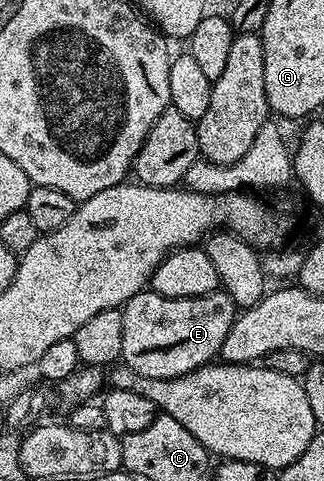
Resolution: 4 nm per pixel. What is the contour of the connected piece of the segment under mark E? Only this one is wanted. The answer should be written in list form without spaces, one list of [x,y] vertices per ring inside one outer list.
[[[144,290],[129,298],[121,311],[122,363],[139,376],[169,380],[212,363],[222,353],[223,343],[237,315],[233,298],[222,290],[176,300]]]

